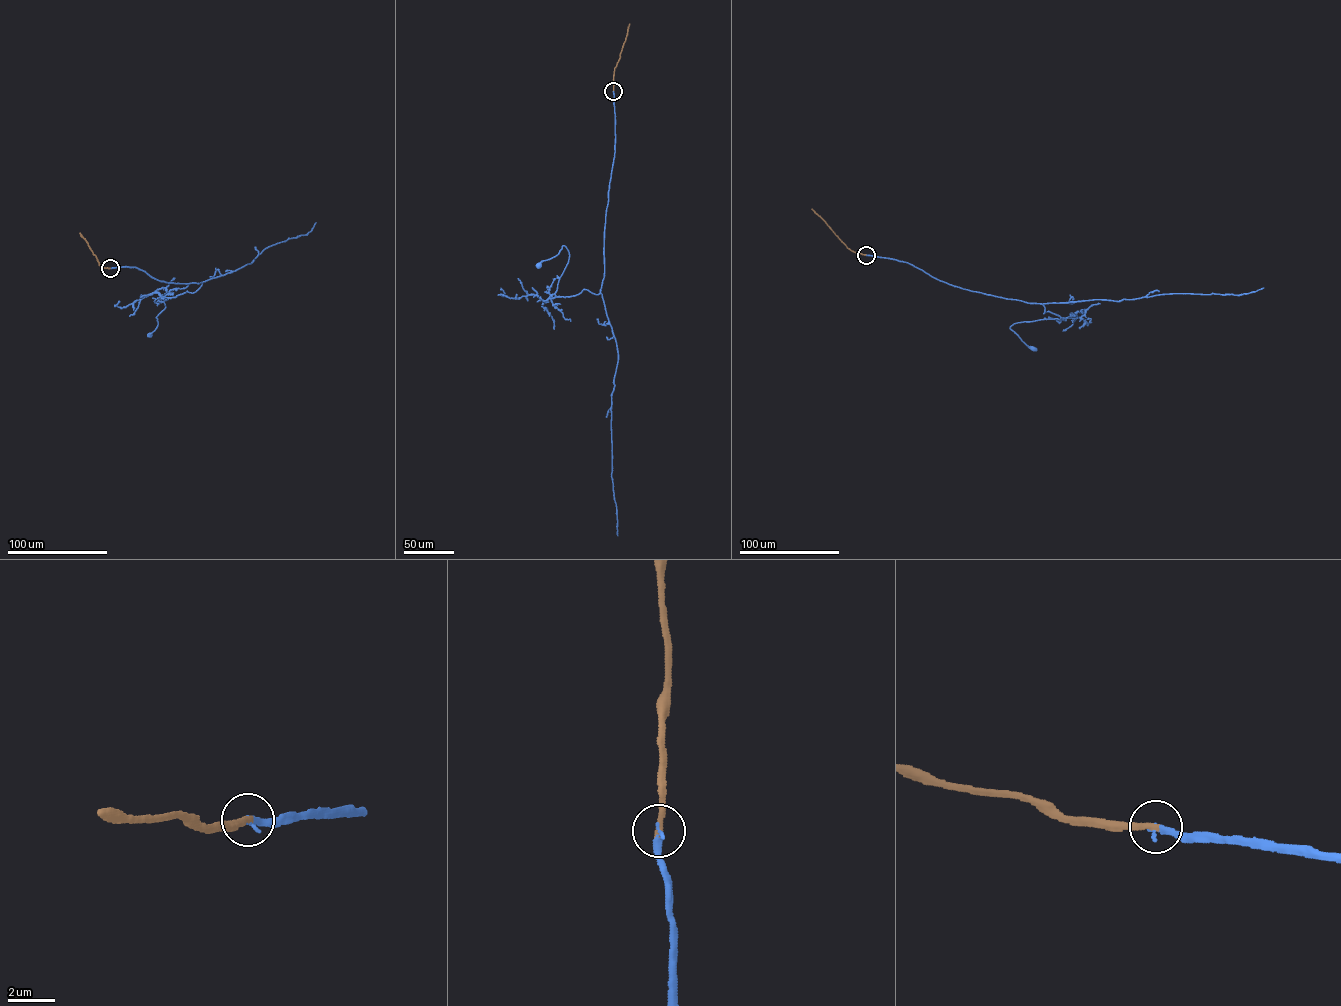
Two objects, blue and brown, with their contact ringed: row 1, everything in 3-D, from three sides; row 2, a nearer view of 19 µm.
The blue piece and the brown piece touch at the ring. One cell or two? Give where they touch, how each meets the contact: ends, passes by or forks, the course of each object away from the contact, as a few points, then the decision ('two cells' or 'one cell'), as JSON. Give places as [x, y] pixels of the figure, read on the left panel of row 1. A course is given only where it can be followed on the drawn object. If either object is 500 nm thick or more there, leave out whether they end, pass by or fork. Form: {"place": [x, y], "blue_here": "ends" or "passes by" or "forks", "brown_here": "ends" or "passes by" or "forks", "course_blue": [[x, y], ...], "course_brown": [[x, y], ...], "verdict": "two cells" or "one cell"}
{"place": [110, 268], "blue_here": "ends", "brown_here": "ends", "course_blue": [[110, 268], [136, 267], [169, 283], [202, 282], [192, 293], [161, 298], [166, 300], [165, 307], [149, 334]], "course_brown": [[110, 268], [99, 265], [79, 233]], "verdict": "one cell"}

